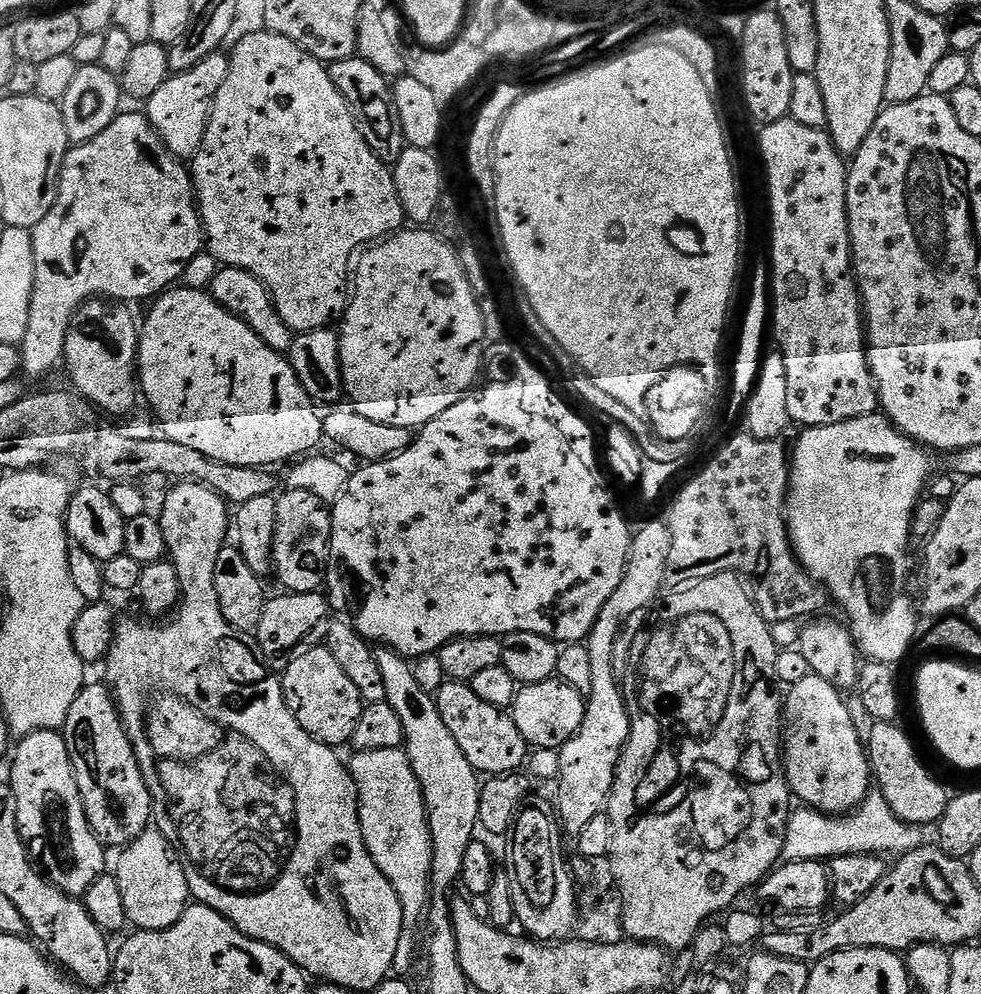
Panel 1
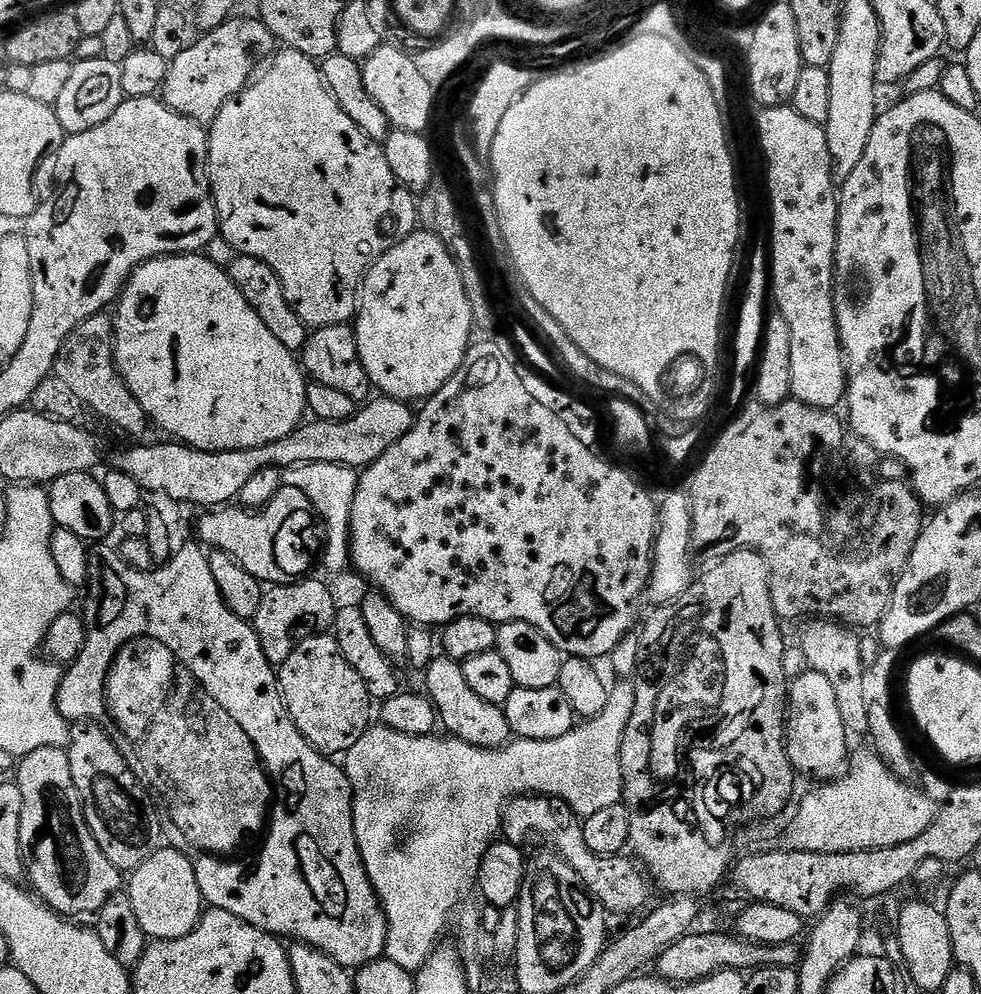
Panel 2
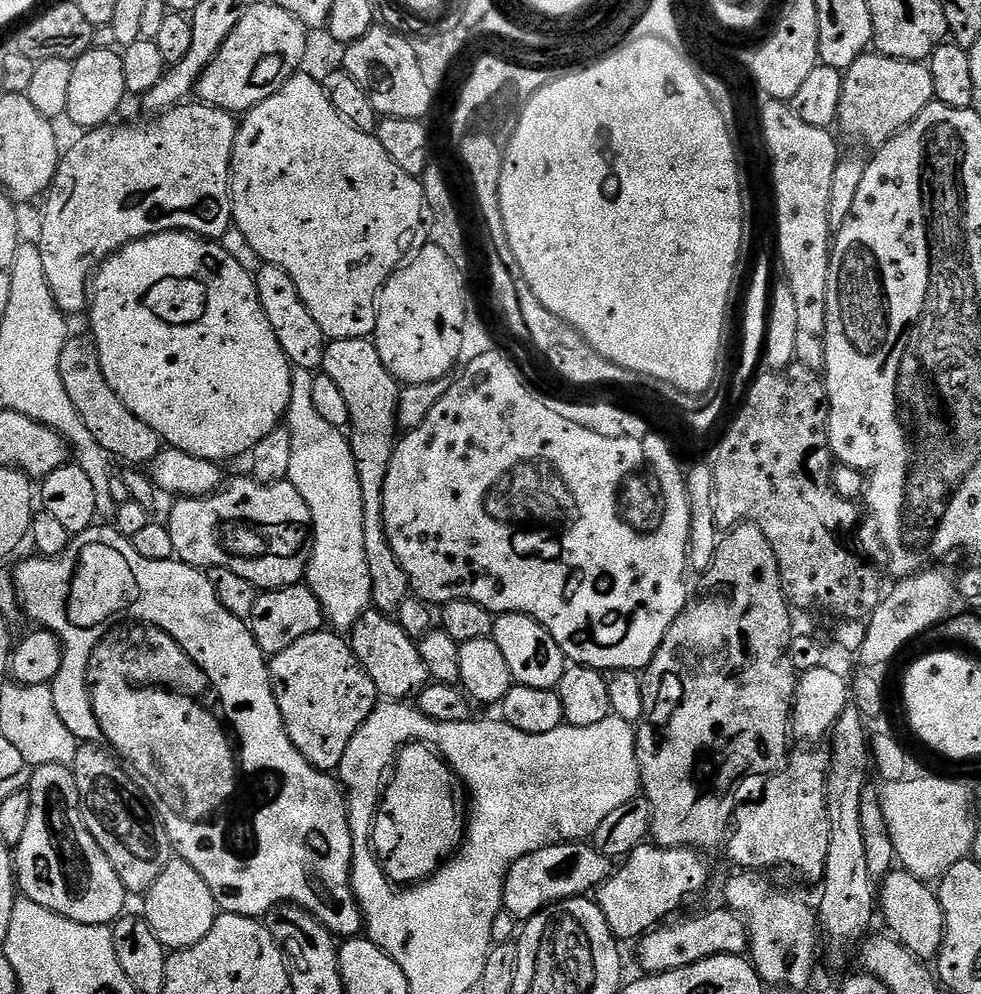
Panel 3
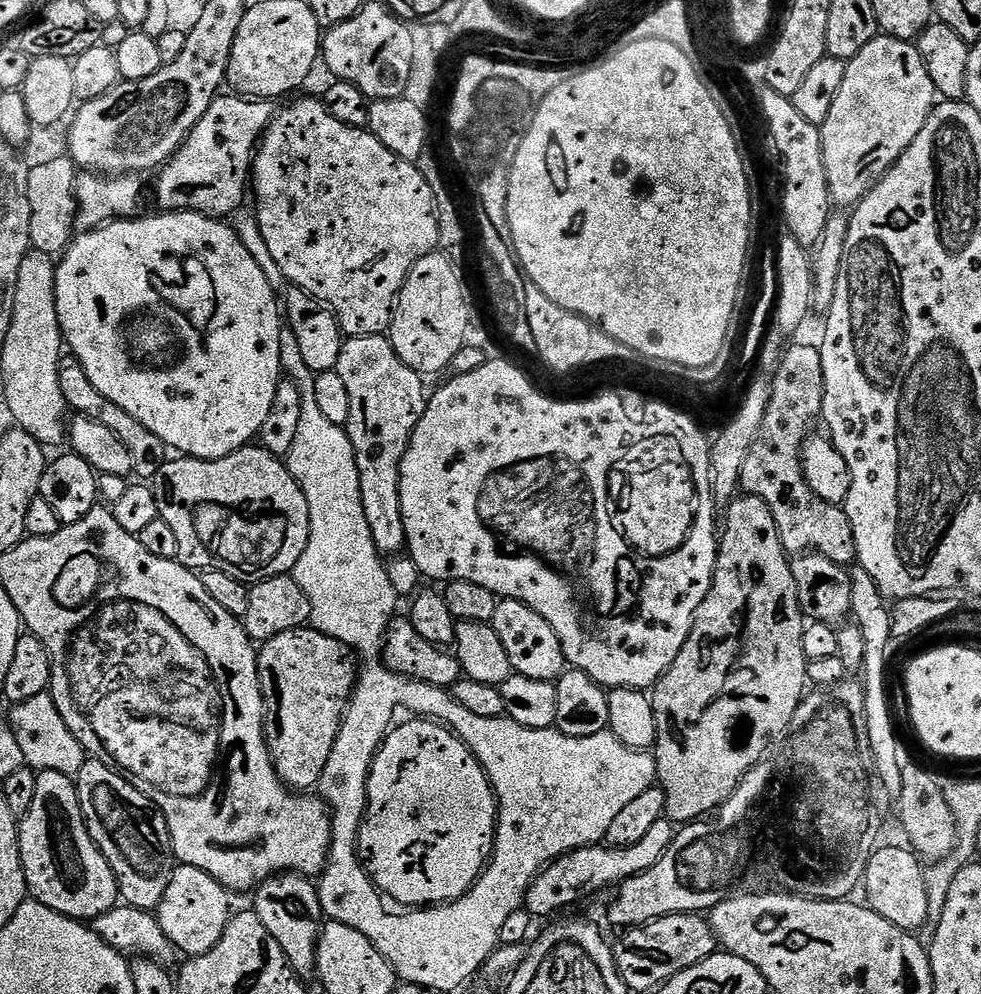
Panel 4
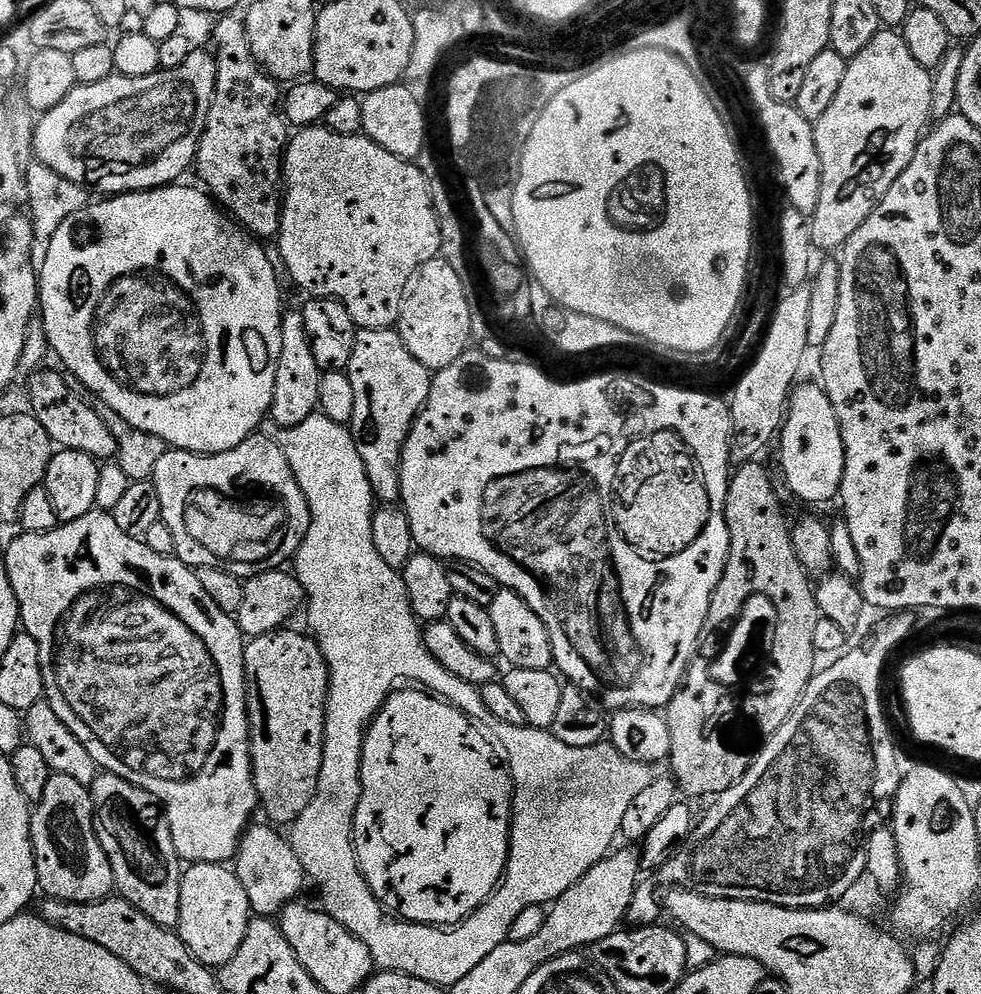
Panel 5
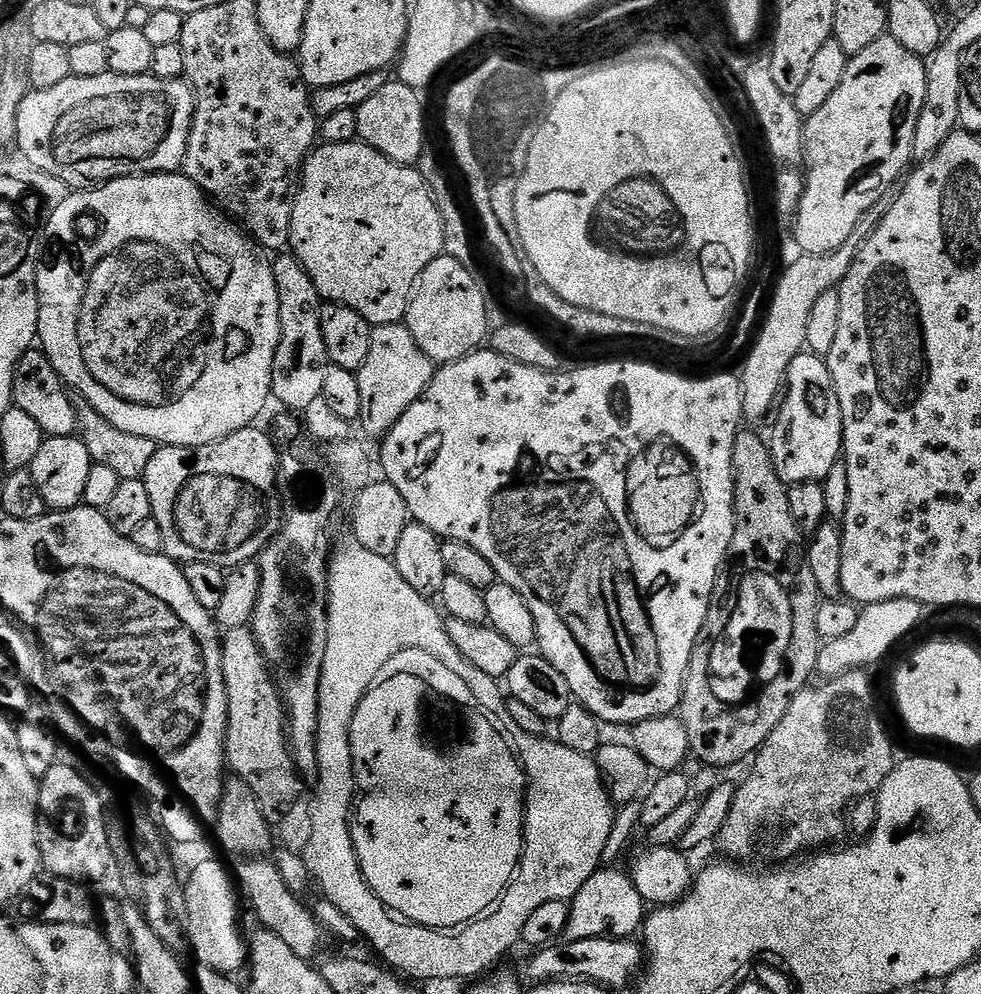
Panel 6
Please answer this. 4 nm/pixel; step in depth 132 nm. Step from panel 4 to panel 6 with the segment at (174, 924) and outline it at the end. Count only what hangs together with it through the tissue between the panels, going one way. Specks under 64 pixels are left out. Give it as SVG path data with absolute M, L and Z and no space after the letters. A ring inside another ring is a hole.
M204 860L200 865L197 866L196 869L193 870L192 873L189 874L188 880L186 876L186 883L184 884L184 893L186 894L186 914L188 915L188 940L190 943L191 951L194 953L196 951L196 960L199 963L205 964L206 966L210 966L214 970L218 970L219 972L226 972L229 974L236 974L236 971L243 969L248 962L248 953L250 951L250 940L246 935L244 937L244 928L240 925L240 900L242 904L242 896L238 891L237 881L234 879L233 873L230 871L230 868L227 868L224 864L219 864L216 860Z

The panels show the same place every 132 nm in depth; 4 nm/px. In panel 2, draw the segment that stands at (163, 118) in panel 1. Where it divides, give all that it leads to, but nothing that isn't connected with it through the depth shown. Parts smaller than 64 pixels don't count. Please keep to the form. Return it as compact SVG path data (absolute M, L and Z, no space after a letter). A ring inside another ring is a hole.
M233 18L222 26L207 29L190 50L170 61L162 89L164 105L201 126L211 125L222 106L236 99L248 87L254 76L252 71L259 66L260 60L266 59L272 51L275 53L277 48L276 37L259 18Z

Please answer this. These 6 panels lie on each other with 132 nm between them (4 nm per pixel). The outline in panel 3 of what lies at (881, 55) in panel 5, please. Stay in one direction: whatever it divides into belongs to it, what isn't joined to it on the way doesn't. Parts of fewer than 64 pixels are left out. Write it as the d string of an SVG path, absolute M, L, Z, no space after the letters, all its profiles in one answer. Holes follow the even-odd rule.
M865 54L844 72L838 128L864 144L879 146L914 122L933 100L934 82L927 63Z

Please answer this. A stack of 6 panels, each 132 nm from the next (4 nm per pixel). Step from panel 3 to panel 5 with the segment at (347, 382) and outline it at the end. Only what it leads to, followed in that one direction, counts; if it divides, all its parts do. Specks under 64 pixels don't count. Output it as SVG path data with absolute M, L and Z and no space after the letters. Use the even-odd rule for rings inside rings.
M392 328L359 329L346 371L354 386L354 418L350 431L356 438L358 454L362 454L362 466L366 466L372 495L381 505L395 505L400 500L402 450L416 416L428 401L433 373L406 350L406 342L402 342L399 331Z

